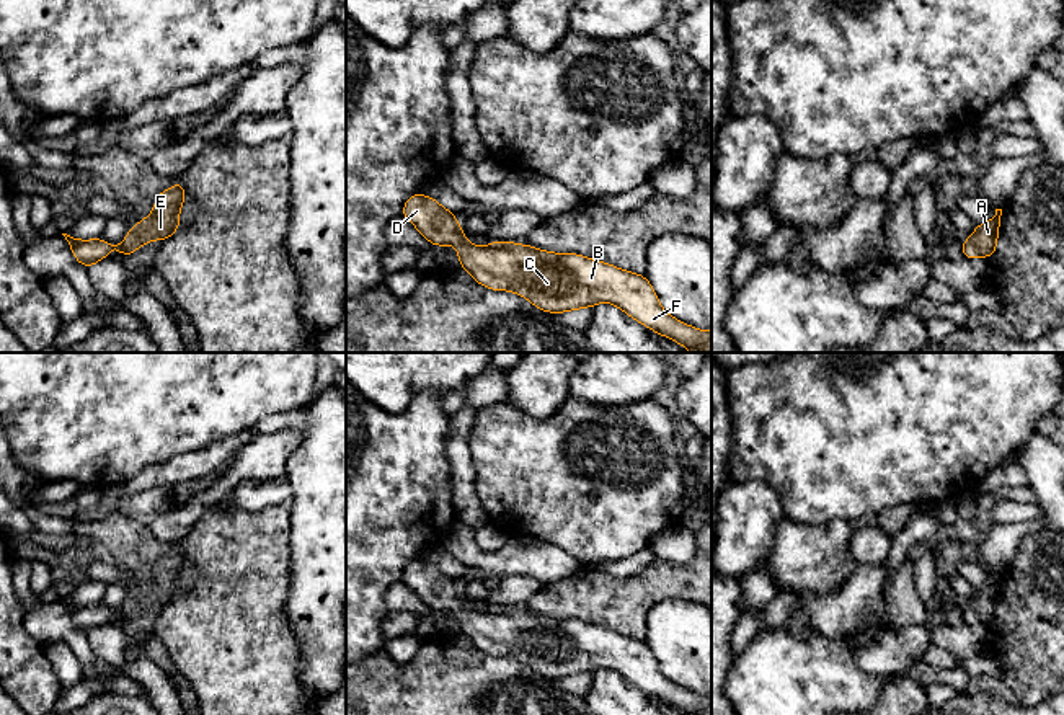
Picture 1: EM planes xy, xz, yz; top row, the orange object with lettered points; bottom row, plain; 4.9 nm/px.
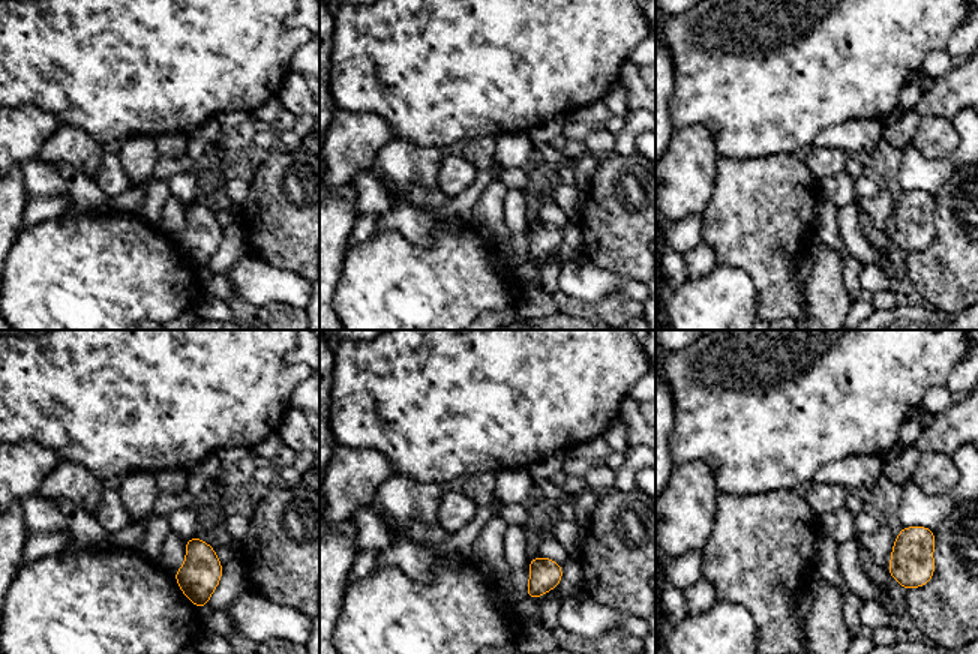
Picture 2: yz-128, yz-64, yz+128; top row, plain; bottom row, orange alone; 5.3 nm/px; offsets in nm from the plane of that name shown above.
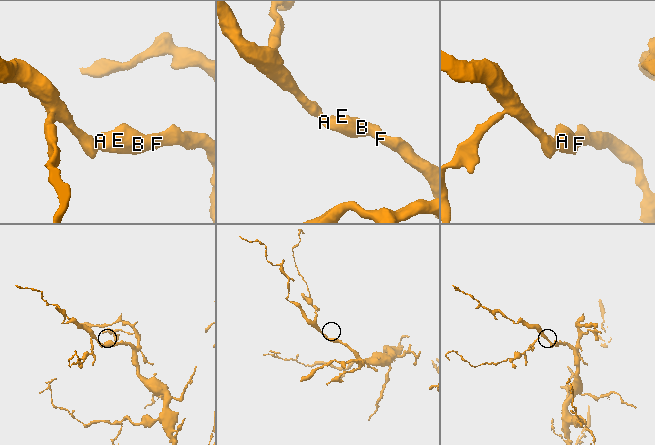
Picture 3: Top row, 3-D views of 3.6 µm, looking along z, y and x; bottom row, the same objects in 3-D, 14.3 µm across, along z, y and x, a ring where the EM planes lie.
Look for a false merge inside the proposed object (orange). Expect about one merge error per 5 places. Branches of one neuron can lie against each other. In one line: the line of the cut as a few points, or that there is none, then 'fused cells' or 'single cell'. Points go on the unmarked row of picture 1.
cut none; single cell

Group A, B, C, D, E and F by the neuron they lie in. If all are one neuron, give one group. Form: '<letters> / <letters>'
A B C D E F

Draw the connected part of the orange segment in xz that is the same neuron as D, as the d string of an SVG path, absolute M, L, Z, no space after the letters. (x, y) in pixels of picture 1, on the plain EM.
M416 558L401 581L432 611L454 611L463 633L491 656L511 656L537 674L561 679L591 674L601 668L669 702L689 715L712 715L712 697L694 694L666 679L646 642L578 619L552 619L514 607L470 611L454 578L434 563Z

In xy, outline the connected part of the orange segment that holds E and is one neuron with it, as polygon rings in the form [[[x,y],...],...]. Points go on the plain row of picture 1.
[[[178,545],[175,552],[157,562],[152,580],[147,584],[140,583],[139,589],[127,596],[126,606],[117,611],[111,611],[103,604],[78,606],[67,599],[62,601],[69,607],[69,614],[72,615],[75,625],[83,632],[91,633],[100,625],[109,622],[114,614],[121,620],[129,622],[139,612],[144,612],[152,606],[163,607],[171,602],[180,593],[180,575],[184,565],[186,557]]]

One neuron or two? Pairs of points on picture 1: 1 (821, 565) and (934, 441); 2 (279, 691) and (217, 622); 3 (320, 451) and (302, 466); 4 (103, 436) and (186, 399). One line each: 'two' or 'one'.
1: two
2: one
3: one
4: one

